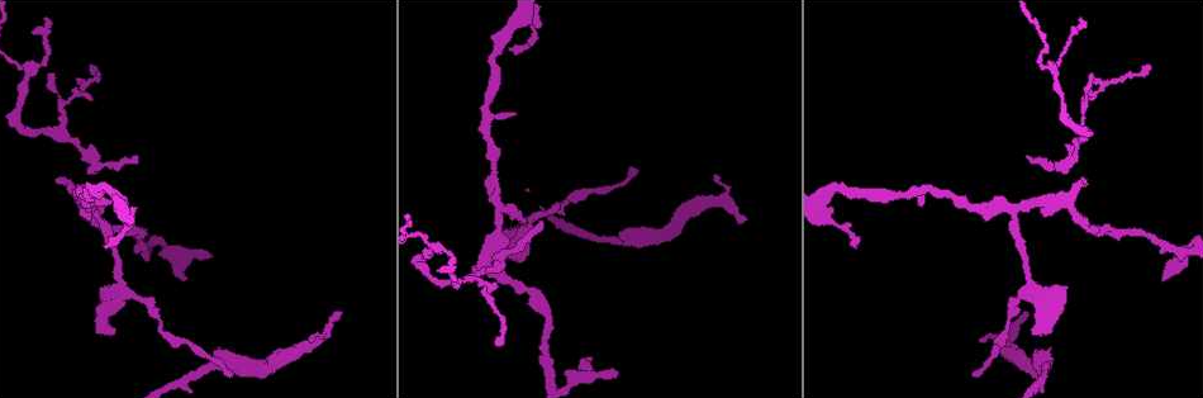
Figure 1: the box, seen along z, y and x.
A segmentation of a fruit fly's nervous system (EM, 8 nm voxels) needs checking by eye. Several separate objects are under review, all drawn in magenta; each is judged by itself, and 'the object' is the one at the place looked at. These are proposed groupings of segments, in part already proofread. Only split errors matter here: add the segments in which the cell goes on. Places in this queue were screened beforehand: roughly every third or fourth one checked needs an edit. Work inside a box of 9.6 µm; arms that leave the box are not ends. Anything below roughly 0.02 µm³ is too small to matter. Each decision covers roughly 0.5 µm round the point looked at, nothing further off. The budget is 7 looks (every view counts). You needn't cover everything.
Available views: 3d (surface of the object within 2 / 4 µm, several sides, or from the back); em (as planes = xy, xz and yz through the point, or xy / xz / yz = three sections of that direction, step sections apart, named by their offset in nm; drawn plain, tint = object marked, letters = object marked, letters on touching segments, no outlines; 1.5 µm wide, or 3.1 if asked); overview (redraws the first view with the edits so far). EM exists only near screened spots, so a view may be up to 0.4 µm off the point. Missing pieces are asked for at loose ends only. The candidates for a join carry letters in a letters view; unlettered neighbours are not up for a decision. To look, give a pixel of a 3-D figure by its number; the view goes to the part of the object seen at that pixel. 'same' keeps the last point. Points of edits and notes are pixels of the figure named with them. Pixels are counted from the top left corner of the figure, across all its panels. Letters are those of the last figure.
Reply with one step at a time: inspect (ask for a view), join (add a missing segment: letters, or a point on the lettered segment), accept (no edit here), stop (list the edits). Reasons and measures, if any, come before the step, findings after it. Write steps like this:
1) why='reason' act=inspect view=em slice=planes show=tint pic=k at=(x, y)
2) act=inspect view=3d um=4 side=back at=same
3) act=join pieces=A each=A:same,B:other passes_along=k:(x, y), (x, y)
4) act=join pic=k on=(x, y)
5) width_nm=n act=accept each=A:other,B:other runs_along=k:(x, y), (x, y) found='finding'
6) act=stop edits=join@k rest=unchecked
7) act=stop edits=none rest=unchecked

why='free end' act=inspect view=3d um=4 side=back pic=1 at=(619, 232)

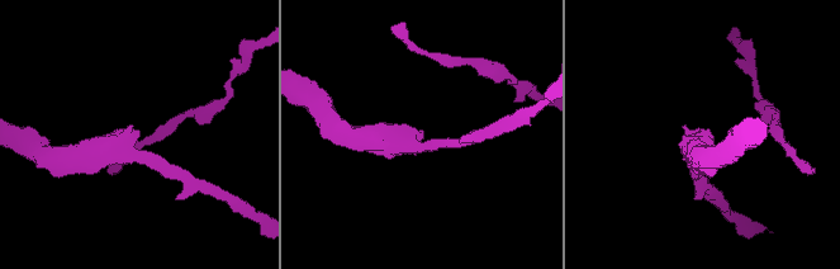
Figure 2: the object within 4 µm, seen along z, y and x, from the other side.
act=inspect view=em slice=yz step=4 show=letters pic=2 at=(138, 131)

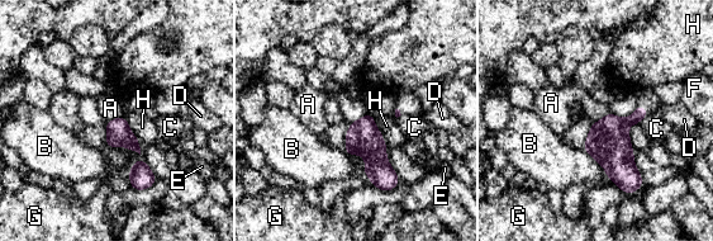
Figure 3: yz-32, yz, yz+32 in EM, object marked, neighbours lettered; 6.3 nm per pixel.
act=inspect view=em slice=planes show=letters at=same

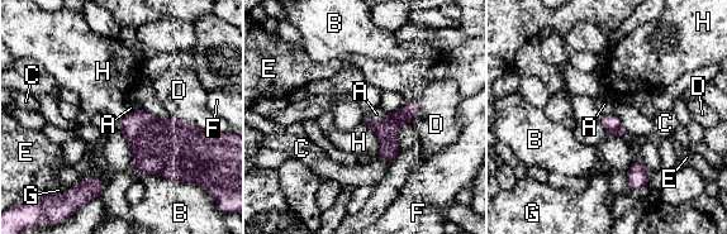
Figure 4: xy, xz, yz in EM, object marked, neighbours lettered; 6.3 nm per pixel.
longest_contact=B:300nm act=accept each=A:other,B:other,C:other,D:other,E:other,F:other,G:other,H:other found='none of them fits'

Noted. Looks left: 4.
why='free end' act=inspect view=3d um=2 pic=1 at=(1031, 330)

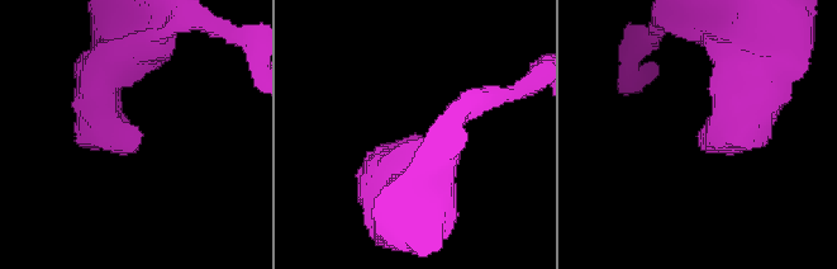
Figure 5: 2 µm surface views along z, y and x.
why='now the EM' act=inspect view=em slice=planes show=letters pic=5 at=(703, 131)

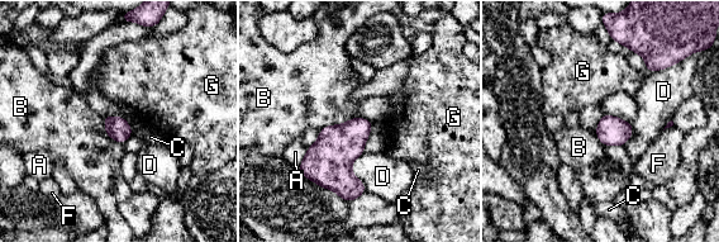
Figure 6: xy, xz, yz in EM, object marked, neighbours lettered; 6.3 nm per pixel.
act=accept each=A:other,B:other,C:other,D:other,F:other,G:other found='none of them fits'

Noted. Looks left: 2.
why='branch stops here' act=inspect view=em slice=xy step=8 show=tint pic=1 at=(340, 313)

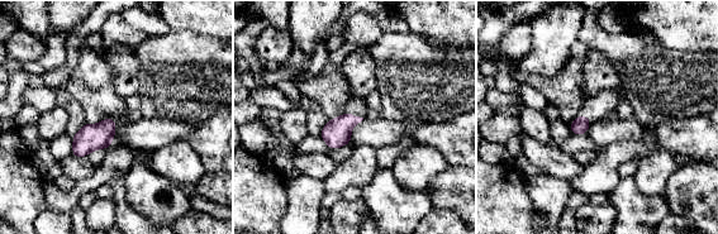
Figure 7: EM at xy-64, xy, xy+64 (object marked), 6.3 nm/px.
why='another direction' act=inspect view=em slice=planes show=letters at=same

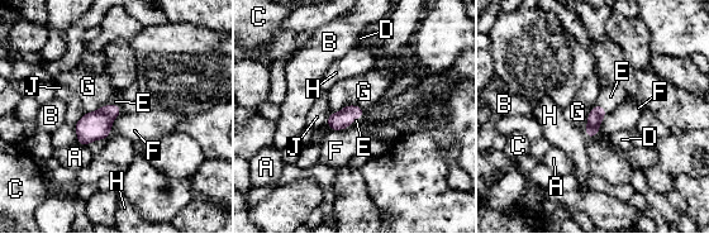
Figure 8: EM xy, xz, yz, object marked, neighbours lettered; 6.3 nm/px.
act=join pieces=E each=A:other,B:other,C:other,D:other,E:same,F:other,G:other,H:other,J:other passes_along=8:(598, 113), (602, 106), (610, 96) found='the cell continues'

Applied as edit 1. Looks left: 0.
act=stop edits=join@8 rest=unchecked

